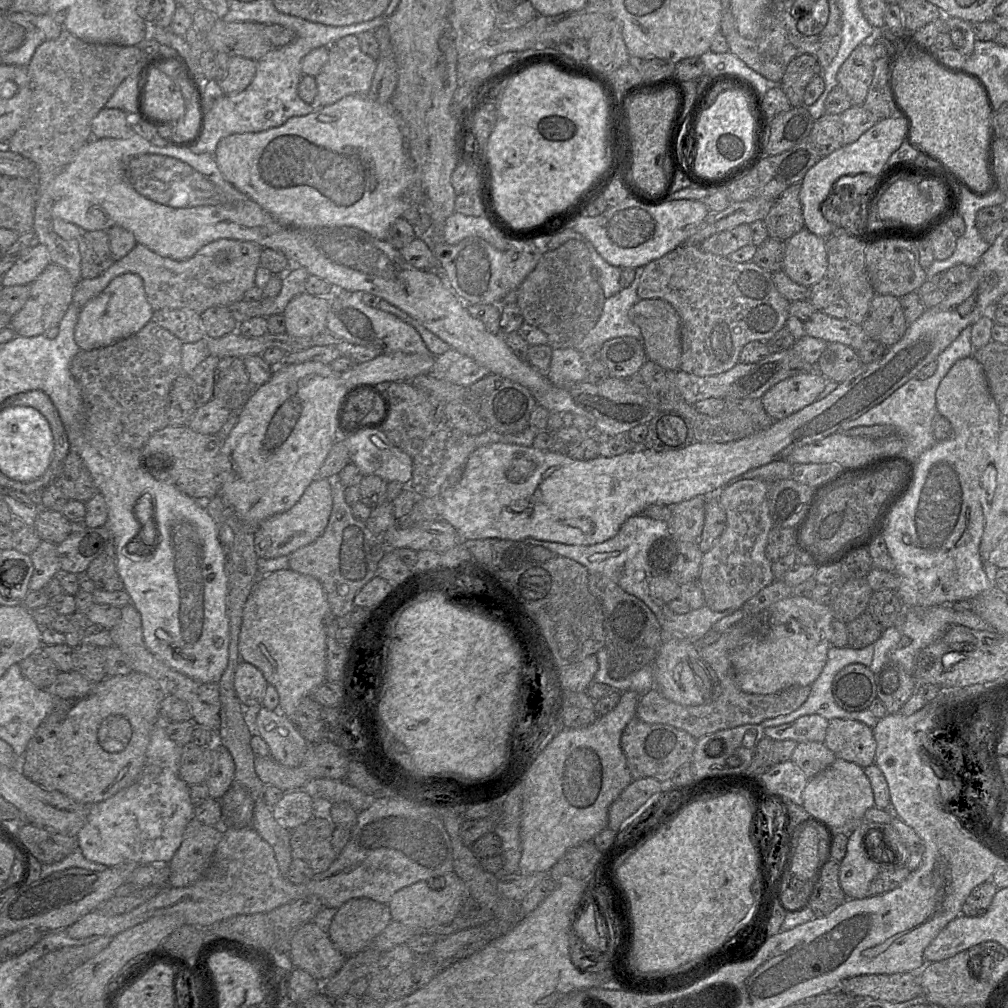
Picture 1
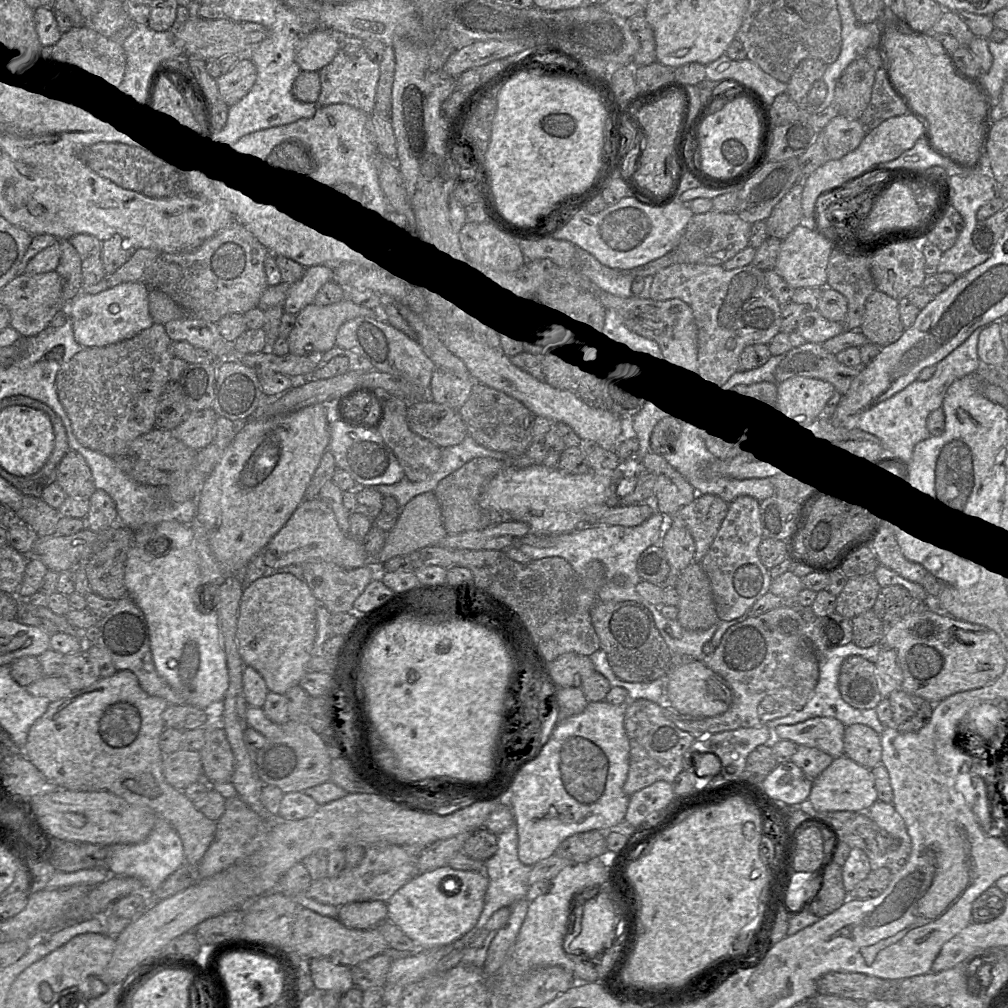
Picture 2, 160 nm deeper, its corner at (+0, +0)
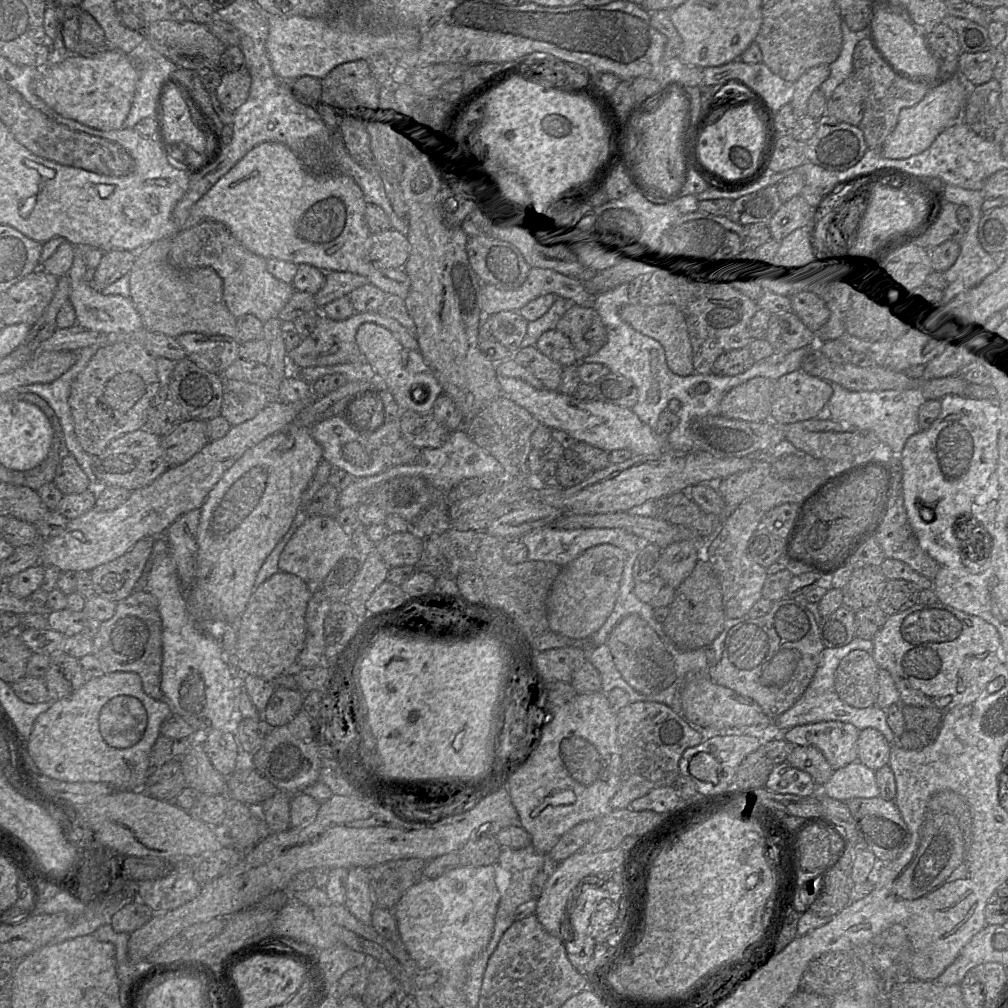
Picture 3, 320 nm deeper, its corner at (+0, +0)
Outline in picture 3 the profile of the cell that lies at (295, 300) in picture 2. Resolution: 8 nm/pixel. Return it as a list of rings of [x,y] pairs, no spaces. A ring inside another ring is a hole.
[[[328,272],[324,286],[314,294],[318,310],[335,299],[349,295],[353,290],[369,283],[368,279],[352,272]]]

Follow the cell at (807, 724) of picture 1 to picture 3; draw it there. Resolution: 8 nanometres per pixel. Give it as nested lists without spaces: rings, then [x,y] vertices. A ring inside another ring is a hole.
[[[822,721],[788,729],[785,740],[794,745],[818,748],[836,770],[858,760],[859,732],[851,723]]]

